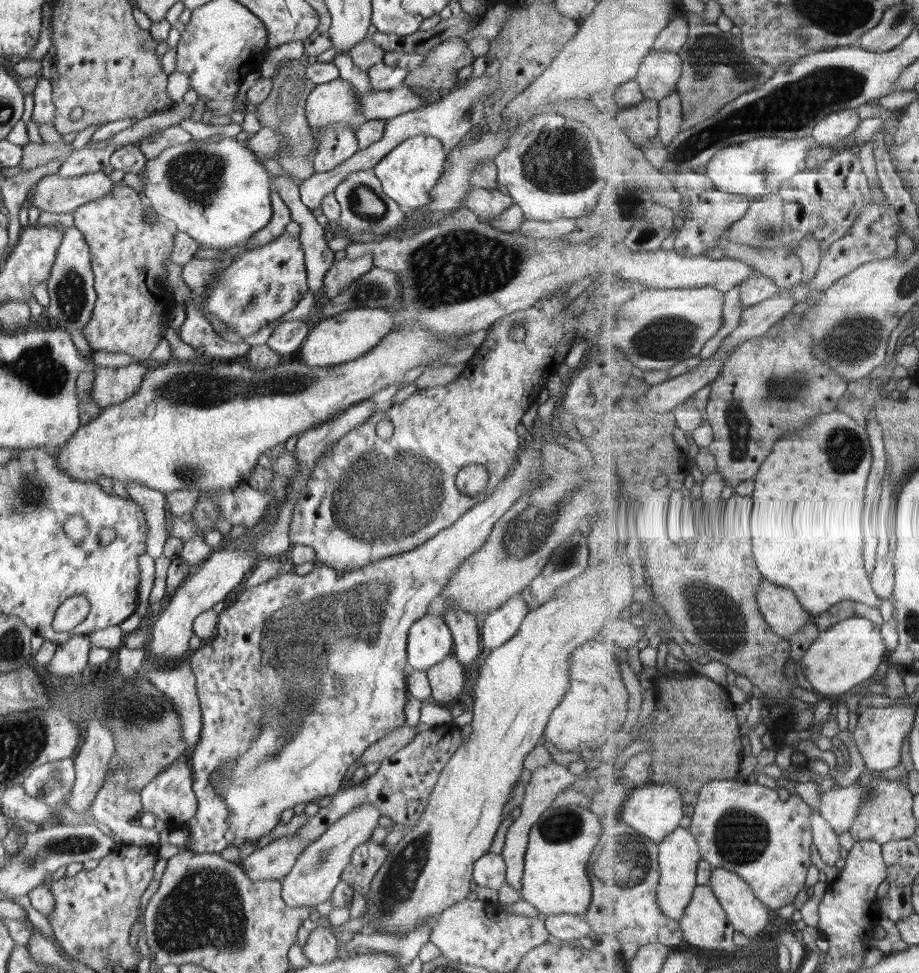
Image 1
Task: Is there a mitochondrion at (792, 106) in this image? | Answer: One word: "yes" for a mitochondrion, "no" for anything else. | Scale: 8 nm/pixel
yes

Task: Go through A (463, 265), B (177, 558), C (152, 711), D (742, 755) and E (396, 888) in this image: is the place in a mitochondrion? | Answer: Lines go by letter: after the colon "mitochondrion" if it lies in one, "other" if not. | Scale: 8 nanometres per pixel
A: mitochondrion
B: other
C: mitochondrion
D: other
E: mitochondrion

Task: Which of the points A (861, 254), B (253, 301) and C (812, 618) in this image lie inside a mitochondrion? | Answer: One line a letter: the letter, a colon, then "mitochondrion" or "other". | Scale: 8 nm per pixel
A: other
B: mitochondrion
C: other

